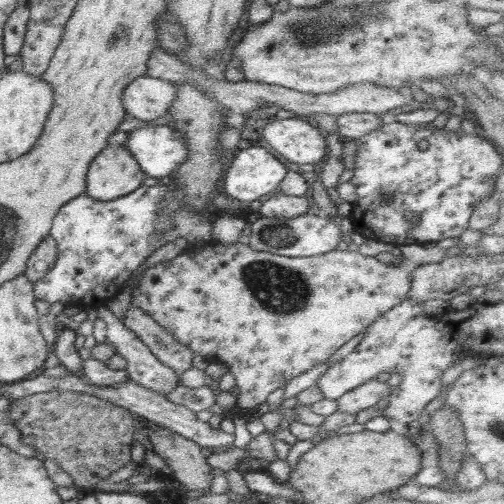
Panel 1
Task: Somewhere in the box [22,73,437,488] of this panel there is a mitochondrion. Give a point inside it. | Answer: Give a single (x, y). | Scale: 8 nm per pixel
(281, 291)

